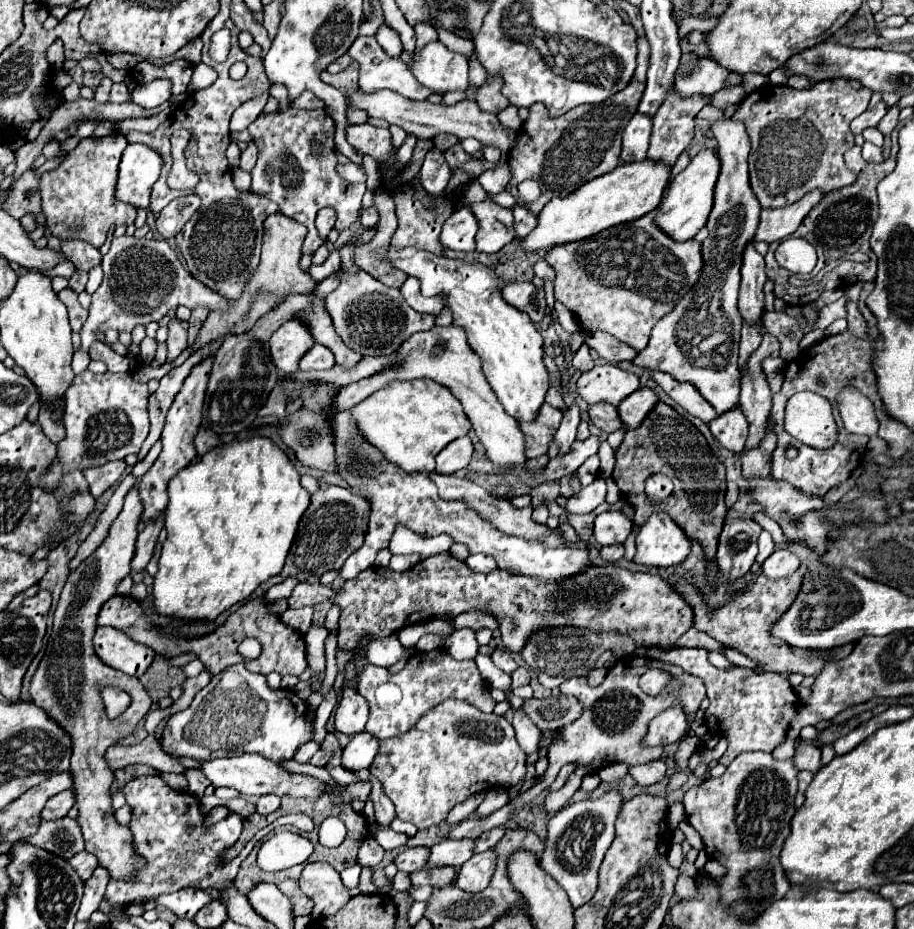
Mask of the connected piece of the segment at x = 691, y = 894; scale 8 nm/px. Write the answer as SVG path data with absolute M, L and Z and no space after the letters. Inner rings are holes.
M680 875L680 877L678 877L678 883L676 883L676 895L678 895L678 897L694 899L694 897L696 897L696 881L694 881L694 877L684 877L684 875Z

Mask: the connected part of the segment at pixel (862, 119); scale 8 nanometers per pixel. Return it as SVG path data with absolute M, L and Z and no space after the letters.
M880 103L880 105L878 105L876 109L872 109L872 111L864 111L862 115L859 115L850 123L852 133L862 133L864 127L874 127L874 125L880 121L880 117L886 115L886 111L888 111L886 103Z

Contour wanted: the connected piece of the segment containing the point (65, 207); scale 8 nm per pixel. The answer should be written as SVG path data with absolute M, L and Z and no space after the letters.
M112 133L106 137L88 137L78 143L74 151L56 169L42 173L40 197L44 213L48 213L50 231L58 239L84 239L96 249L108 237L108 231L118 225L130 225L136 219L138 209L134 205L116 199L116 181L120 155L128 141L124 135Z

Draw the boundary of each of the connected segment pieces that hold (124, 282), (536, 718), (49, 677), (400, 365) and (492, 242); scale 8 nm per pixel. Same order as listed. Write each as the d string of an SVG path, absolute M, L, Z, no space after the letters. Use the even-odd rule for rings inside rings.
M114 237L110 251L102 261L104 281L100 289L92 295L90 315L82 327L81 348L85 352L96 341L98 333L108 329L118 329L120 333L130 333L136 325L148 325L150 321L160 321L168 311L186 305L194 309L198 305L208 307L210 311L226 311L232 305L232 299L220 295L218 291L206 287L196 277L192 277L172 247L164 239L138 239L138 237Z
M556 697L556 699L524 699L524 713L534 721L538 729L558 729L580 717L580 703L574 697Z
M136 485L134 489L126 495L124 499L124 507L120 511L120 515L114 519L110 531L108 531L108 537L102 541L102 545L88 557L80 563L78 569L74 569L70 575L68 575L68 581L62 589L62 595L60 595L60 601L56 605L56 611L54 611L54 625L52 625L52 635L50 635L50 641L46 645L46 651L44 651L44 657L30 681L30 695L32 695L32 701L42 707L48 717L52 717L66 733L68 737L72 739L72 773L74 773L74 783L76 783L76 791L78 791L78 821L80 821L80 827L82 827L82 833L84 833L84 843L86 843L86 851L96 855L98 859L98 865L104 867L112 879L124 879L128 883L134 883L140 875L140 871L146 867L146 859L136 853L134 849L134 837L130 833L128 827L122 827L116 823L116 819L112 817L112 803L110 803L110 785L114 781L114 771L106 765L104 761L104 753L110 745L114 745L116 741L128 737L136 725L140 723L140 719L144 719L144 715L150 711L150 705L152 705L152 699L150 695L146 693L146 689L142 687L142 683L136 679L136 677L130 677L106 663L100 661L100 657L96 655L94 651L94 643L92 643L92 637L94 637L94 631L98 627L96 619L98 619L98 613L102 609L102 605L116 595L116 589L120 585L120 581L130 573L130 561L132 561L132 555L134 555L134 543L136 543L136 537L138 537L138 521L140 521L140 497L136 497ZM104 687L122 687L130 697L132 697L132 703L128 705L128 709L118 715L116 719L110 719L106 715L106 709L104 709L104 703L102 703L102 697L100 697L100 691Z
M434 325L430 331L420 331L408 337L404 345L398 347L396 351L396 363L384 367L382 371L374 373L372 377L366 377L362 381L356 381L348 387L342 387L340 393L334 399L336 409L348 409L370 397L374 391L382 389L384 385L390 385L394 381L410 381L426 377L432 379L440 385L448 385L448 389L460 399L464 413L472 421L472 429L476 431L478 439L482 441L486 449L486 457L498 465L498 467L512 467L512 465L522 465L526 461L526 437L520 429L520 423L504 413L502 405L496 401L496 395L492 393L482 367L480 367L480 357L472 351L472 347L466 341L466 333L458 325L448 325L440 327Z
M484 199L480 203L472 203L472 213L478 219L478 235L476 235L476 249L484 253L496 253L506 243L516 239L514 217L512 209L500 207L492 199Z

